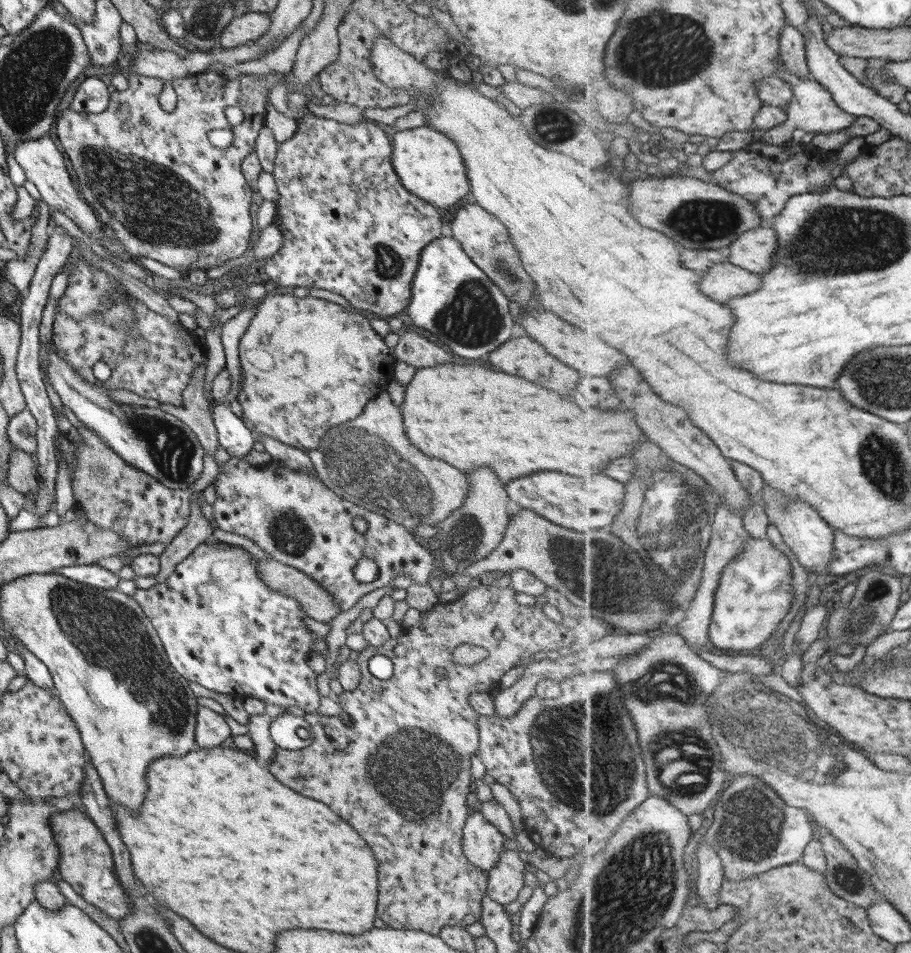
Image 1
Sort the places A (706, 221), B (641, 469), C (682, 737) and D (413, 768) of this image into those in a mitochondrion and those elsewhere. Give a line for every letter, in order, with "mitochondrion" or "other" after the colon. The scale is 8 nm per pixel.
A: mitochondrion
B: other
C: mitochondrion
D: mitochondrion

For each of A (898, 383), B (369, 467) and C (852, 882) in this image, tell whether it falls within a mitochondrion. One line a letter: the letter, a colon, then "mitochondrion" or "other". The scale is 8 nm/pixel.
A: mitochondrion
B: mitochondrion
C: mitochondrion

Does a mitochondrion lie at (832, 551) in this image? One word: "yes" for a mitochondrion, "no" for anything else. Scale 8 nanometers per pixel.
no

